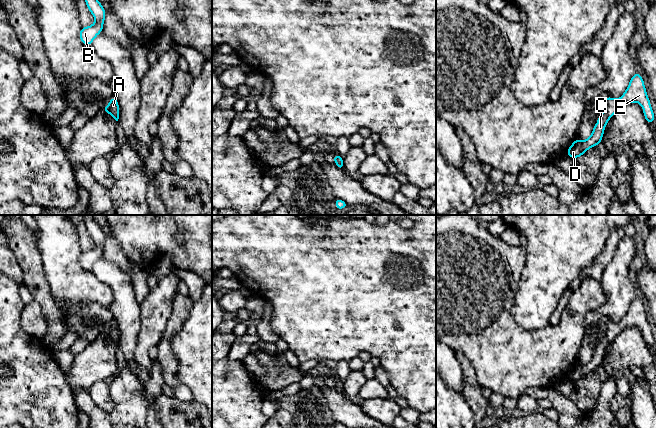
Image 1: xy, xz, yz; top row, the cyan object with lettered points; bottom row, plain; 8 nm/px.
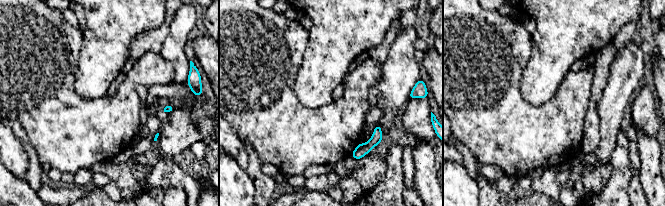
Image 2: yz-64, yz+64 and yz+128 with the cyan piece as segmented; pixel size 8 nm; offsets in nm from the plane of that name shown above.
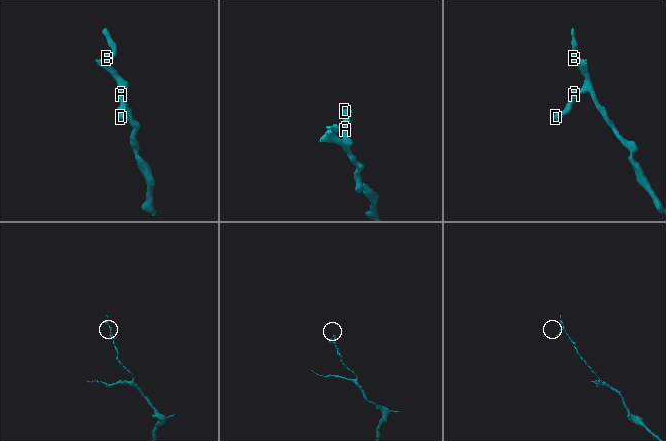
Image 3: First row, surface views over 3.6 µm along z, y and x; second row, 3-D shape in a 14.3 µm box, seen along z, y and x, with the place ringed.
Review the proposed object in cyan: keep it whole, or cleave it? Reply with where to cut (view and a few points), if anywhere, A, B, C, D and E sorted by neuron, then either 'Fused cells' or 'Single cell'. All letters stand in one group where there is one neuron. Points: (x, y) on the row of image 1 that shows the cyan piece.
No split. Groups: A B C D E. Single cell

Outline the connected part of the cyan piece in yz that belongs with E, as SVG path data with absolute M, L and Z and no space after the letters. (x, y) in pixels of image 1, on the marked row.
M637 72L632 76L626 91L619 99L614 99L609 96L604 99L604 110L599 116L596 125L593 127L591 136L584 141L577 138L566 151L567 155L575 159L583 156L583 153L588 149L599 145L609 119L624 105L632 102L637 102L642 106L644 117L650 125L654 121L655 115L647 96L643 78Z

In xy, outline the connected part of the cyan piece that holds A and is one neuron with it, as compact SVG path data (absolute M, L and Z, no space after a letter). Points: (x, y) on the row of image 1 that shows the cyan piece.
M113 96L110 99L110 103L107 106L104 107L103 111L105 113L109 113L110 115L112 115L116 124L120 123L120 120L119 120L119 105L118 105L118 101L115 98L115 96Z

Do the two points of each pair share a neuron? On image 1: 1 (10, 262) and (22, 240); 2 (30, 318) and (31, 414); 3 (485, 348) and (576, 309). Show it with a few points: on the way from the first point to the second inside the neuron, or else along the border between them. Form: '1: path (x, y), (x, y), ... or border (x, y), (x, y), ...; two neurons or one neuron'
1: border (10, 248), (22, 270), (23, 277); two neurons
2: border (21, 312), (21, 326), (28, 333), (39, 339); two neurons
3: path (509, 348), (543, 348), (558, 333); one neuron

